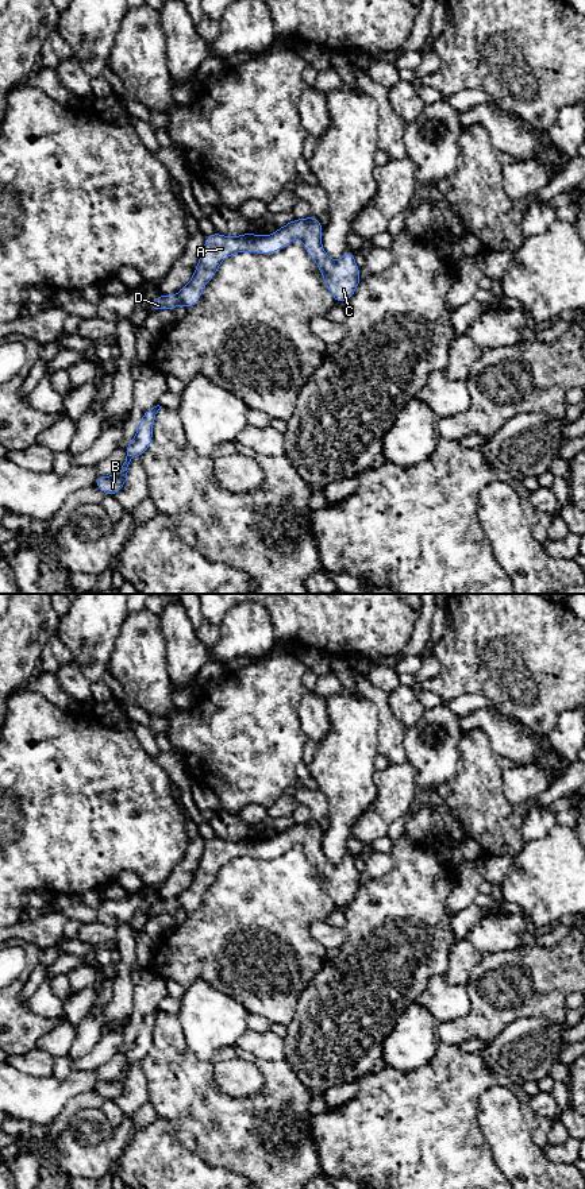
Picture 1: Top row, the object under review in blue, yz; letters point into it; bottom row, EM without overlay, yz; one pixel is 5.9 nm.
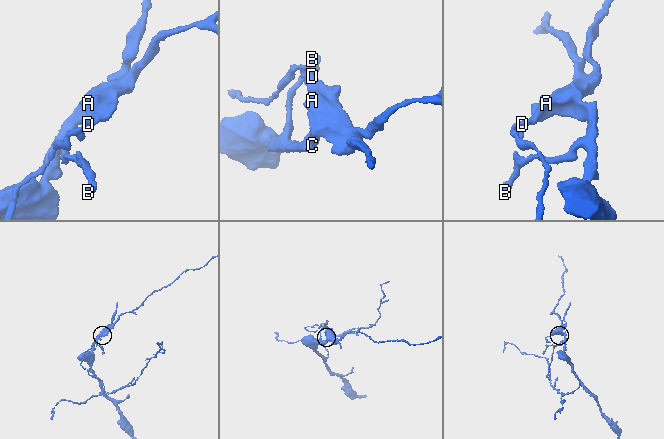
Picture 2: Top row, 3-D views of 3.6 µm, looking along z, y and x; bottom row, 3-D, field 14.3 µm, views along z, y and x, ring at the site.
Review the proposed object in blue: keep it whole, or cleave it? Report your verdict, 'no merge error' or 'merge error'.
merge error

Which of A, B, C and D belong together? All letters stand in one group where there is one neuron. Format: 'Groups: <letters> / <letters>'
Groups: A B C / D

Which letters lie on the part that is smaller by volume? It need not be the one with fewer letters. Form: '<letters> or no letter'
D

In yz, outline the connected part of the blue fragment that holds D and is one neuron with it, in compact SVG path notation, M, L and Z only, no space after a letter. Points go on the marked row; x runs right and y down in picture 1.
M168 294L168 296L158 296L155 297L150 304L150 310L161 310L161 309L170 309L174 310L174 308L180 304L178 294Z

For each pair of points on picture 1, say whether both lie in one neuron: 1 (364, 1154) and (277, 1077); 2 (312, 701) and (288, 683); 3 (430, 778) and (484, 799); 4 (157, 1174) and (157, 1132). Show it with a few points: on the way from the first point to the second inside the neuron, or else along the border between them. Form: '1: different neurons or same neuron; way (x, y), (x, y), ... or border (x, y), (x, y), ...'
1: different neurons; border (312, 1116), (312, 1137), (316, 1147)
2: different neurons; border (306, 690), (297, 709), (300, 725)
3: different neurons; border (442, 783), (438, 787)
4: same neuron; way (157, 1164), (157, 1143)

